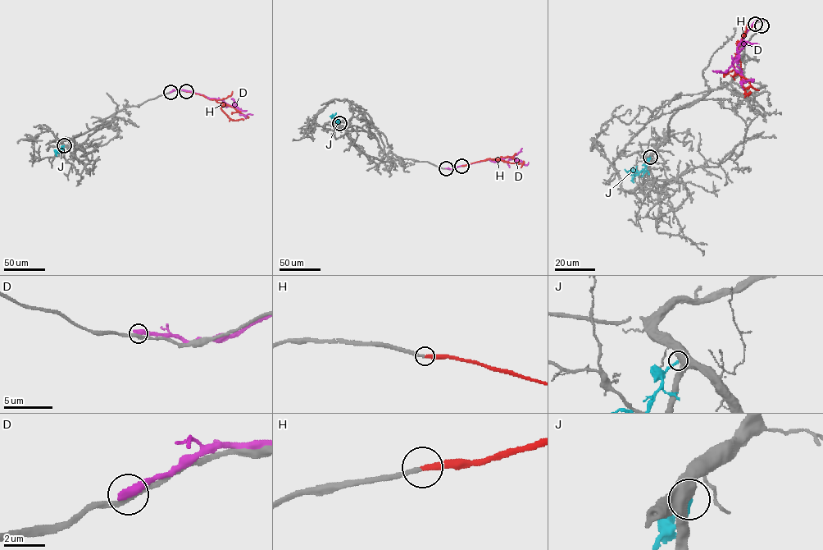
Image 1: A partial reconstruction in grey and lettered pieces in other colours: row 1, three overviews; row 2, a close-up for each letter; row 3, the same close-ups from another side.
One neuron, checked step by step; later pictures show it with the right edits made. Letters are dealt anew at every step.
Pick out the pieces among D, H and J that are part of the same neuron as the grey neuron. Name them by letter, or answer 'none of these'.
H

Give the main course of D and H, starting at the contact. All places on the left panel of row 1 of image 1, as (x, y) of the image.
D: (170, 92), (182, 89), (222, 100), (237, 107), (240, 114), (252, 114)
H: (186, 91), (221, 103), (224, 104), (220, 108), (228, 117), (234, 120), (243, 119)

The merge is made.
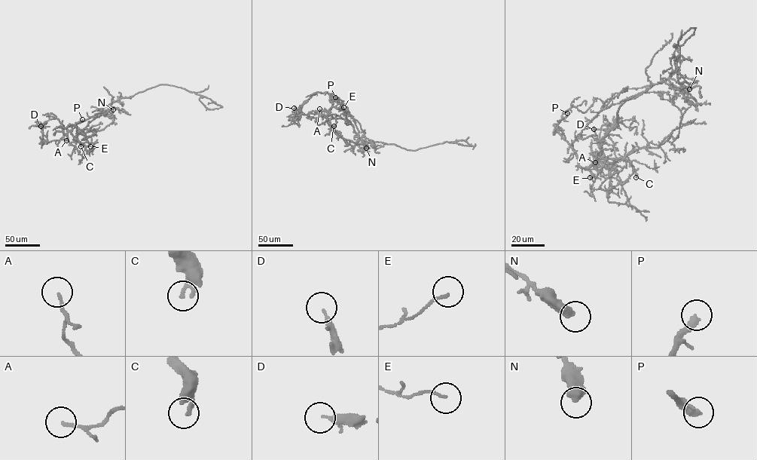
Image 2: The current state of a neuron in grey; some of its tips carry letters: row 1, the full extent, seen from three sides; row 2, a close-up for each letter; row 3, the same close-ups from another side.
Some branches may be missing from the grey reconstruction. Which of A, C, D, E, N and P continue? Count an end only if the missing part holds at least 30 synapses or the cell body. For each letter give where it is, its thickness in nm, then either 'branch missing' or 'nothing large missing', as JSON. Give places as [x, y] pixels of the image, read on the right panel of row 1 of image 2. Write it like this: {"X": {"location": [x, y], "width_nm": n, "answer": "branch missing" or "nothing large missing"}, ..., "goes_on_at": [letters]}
{"A": {"location": [595, 162], "width_nm": 120, "answer": "nothing large missing"}, "C": {"location": [636, 177], "width_nm": 120, "answer": "nothing large missing"}, "D": {"location": [593, 129], "width_nm": 150, "answer": "branch missing"}, "E": {"location": [590, 177], "width_nm": 90, "answer": "nothing large missing"}, "N": {"location": [689, 89], "width_nm": 480, "answer": "nothing large missing"}, "P": {"location": [567, 113], "width_nm": 360, "answer": "branch missing"}, "goes_on_at": ["D", "P"]}

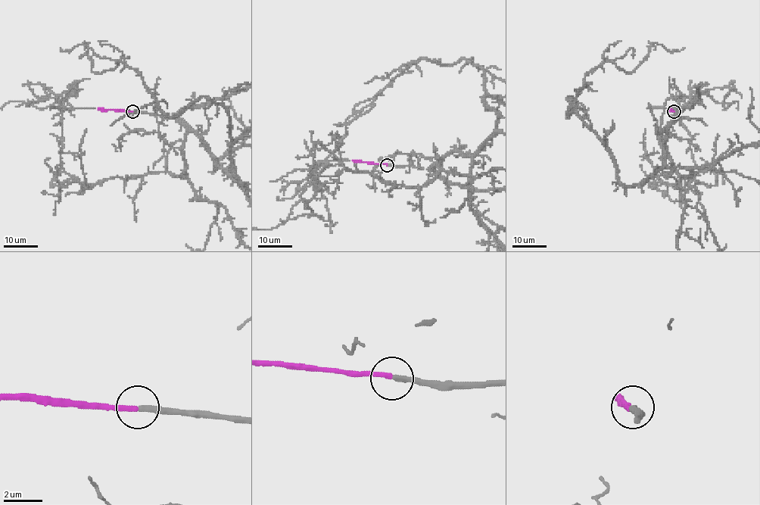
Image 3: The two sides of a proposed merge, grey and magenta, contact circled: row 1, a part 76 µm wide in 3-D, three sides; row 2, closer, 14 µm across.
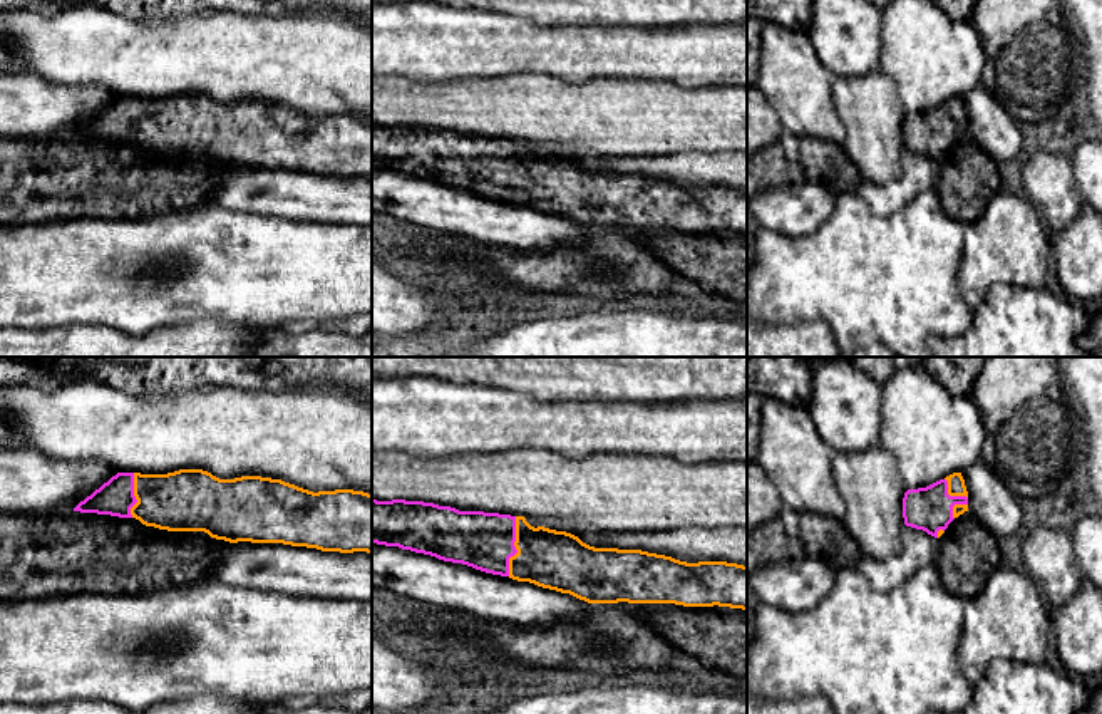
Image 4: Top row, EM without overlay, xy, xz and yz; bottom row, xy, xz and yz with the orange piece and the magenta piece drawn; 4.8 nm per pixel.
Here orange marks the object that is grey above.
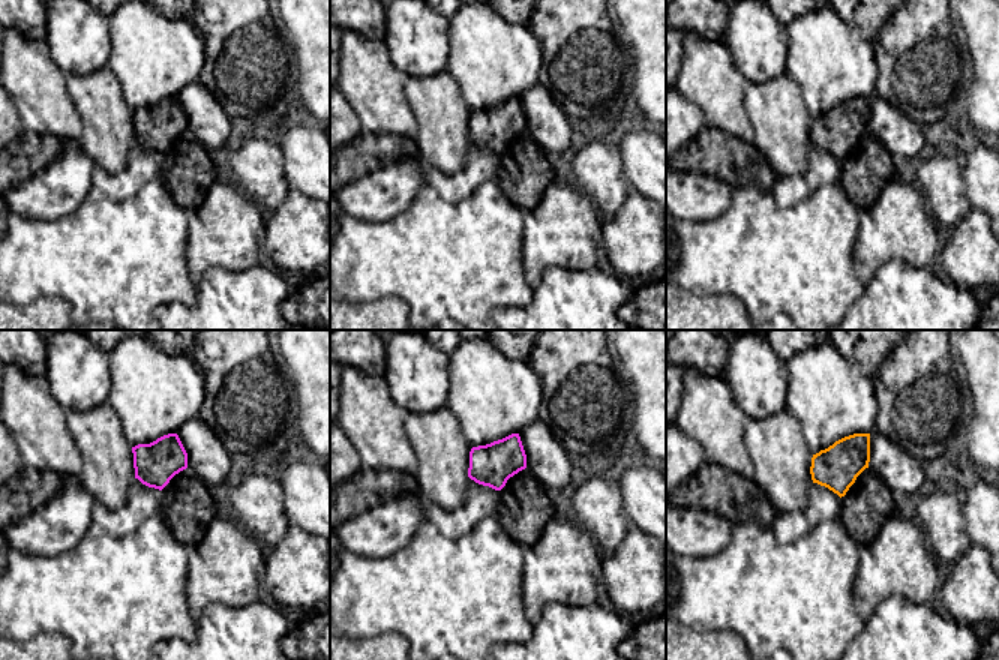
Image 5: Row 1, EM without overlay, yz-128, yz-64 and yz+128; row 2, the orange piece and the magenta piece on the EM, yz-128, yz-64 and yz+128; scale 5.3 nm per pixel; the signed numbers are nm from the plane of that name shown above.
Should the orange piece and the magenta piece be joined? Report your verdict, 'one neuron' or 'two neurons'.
one neuron

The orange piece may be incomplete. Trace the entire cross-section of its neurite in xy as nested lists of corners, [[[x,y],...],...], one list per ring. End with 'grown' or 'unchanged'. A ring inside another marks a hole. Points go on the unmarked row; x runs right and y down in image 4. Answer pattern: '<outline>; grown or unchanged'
[[[203,94],[117,97],[74,136],[136,142],[167,156],[204,156],[229,168],[372,178],[372,119],[313,117],[261,101],[219,104]]]; grown

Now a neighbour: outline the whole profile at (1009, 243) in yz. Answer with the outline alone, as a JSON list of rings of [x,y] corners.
[[[998,191],[978,220],[961,223],[961,236],[958,280],[973,310],[995,283],[1025,288],[1045,285],[1050,233],[1027,198]]]

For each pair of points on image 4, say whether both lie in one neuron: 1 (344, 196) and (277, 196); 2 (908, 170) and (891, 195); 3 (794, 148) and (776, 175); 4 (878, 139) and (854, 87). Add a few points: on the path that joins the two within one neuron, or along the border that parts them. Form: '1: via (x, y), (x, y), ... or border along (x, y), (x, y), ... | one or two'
1: via (327, 196), (293, 196) | one
2: via (908, 176), (898, 188) | one
3: via (791, 155), (777, 168) | one
4: via (873, 126), (870, 108), (863, 101) | one

